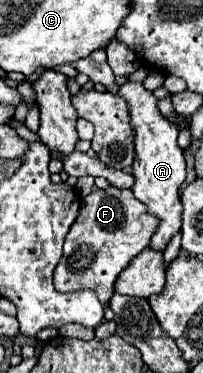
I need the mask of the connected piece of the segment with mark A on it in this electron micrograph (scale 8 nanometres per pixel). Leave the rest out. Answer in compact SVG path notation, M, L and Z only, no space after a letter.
M142 83L120 85L120 97L124 97L124 101L128 103L130 125L134 129L136 159L132 163L132 169L136 181L132 191L134 197L144 205L148 205L148 211L160 219L158 231L154 233L150 247L164 251L170 237L176 231L180 231L180 223L182 223L182 203L178 197L178 189L186 181L186 159L182 149L178 147L178 127L160 113L158 99Z

